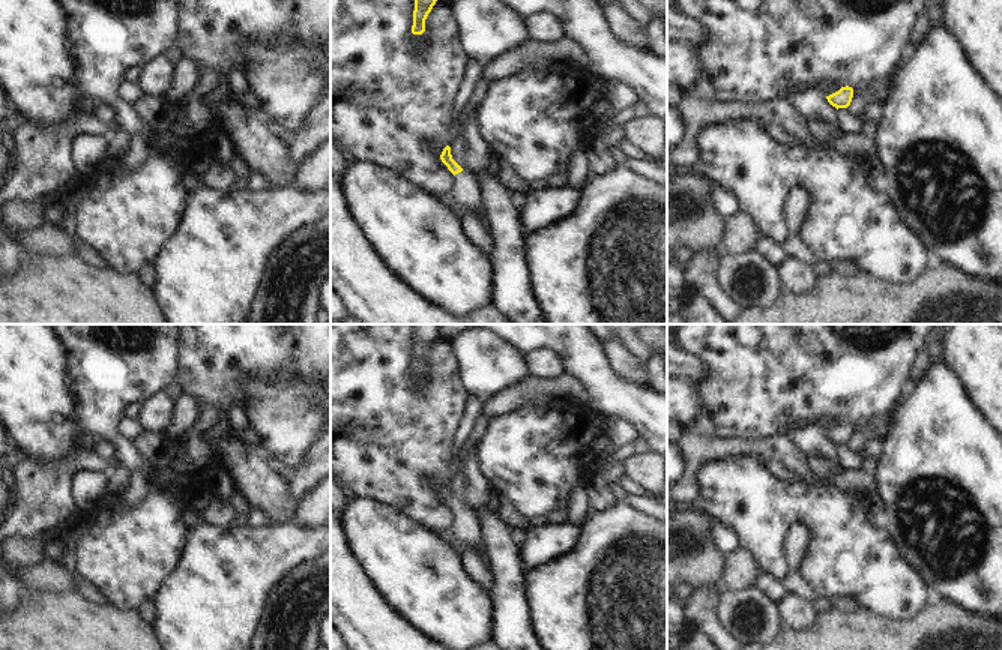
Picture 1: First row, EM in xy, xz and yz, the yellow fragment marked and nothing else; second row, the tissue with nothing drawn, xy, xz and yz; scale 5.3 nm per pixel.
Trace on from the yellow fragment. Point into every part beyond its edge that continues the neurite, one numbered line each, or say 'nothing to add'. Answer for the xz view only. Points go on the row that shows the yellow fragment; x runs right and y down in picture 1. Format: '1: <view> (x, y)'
1: xz (464, 197)

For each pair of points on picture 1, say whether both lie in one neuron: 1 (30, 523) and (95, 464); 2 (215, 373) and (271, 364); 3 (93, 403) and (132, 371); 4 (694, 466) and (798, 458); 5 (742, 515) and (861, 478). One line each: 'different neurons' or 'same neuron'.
1: same neuron
2: same neuron
3: same neuron
4: same neuron
5: different neurons

